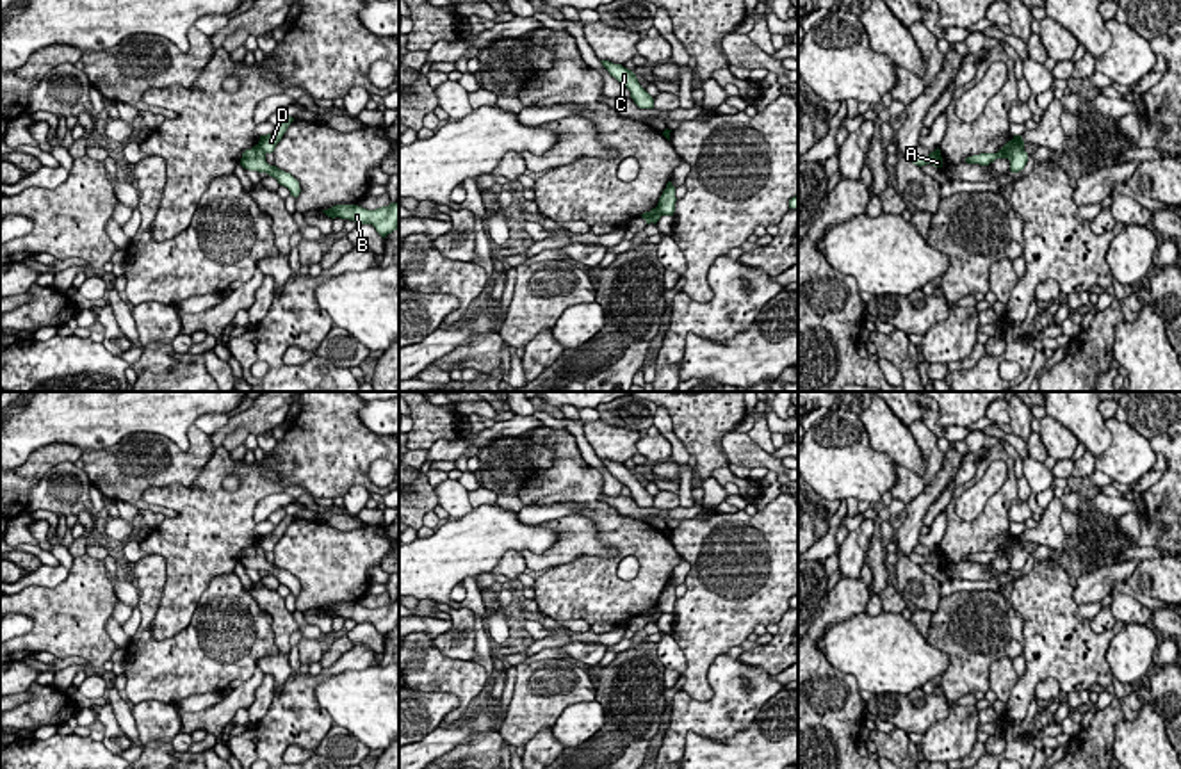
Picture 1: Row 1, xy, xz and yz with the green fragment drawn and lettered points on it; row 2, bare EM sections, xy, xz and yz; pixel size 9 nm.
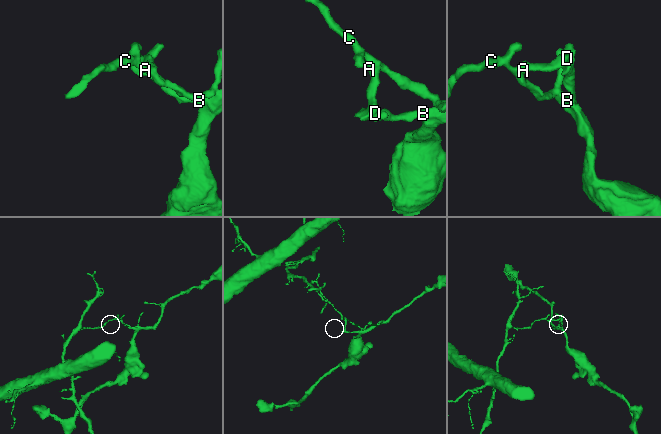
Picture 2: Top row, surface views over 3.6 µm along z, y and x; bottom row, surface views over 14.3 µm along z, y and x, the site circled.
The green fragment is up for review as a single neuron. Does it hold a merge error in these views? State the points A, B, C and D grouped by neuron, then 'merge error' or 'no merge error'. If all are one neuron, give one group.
groups A C D / B; merge error

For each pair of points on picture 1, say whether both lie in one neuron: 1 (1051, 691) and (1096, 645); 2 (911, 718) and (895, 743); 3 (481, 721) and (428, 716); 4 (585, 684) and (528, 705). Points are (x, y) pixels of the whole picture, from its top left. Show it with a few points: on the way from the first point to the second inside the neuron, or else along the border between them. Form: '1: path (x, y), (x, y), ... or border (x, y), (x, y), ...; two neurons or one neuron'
1: border (1060, 686), (1053, 679), (1044, 679), (1035, 695); two neurons
2: border (895, 727), (907, 734); two neurons
3: border (440, 723), (417, 743); two neurons
4: path (570, 684), (553, 684), (542, 691); one neuron

